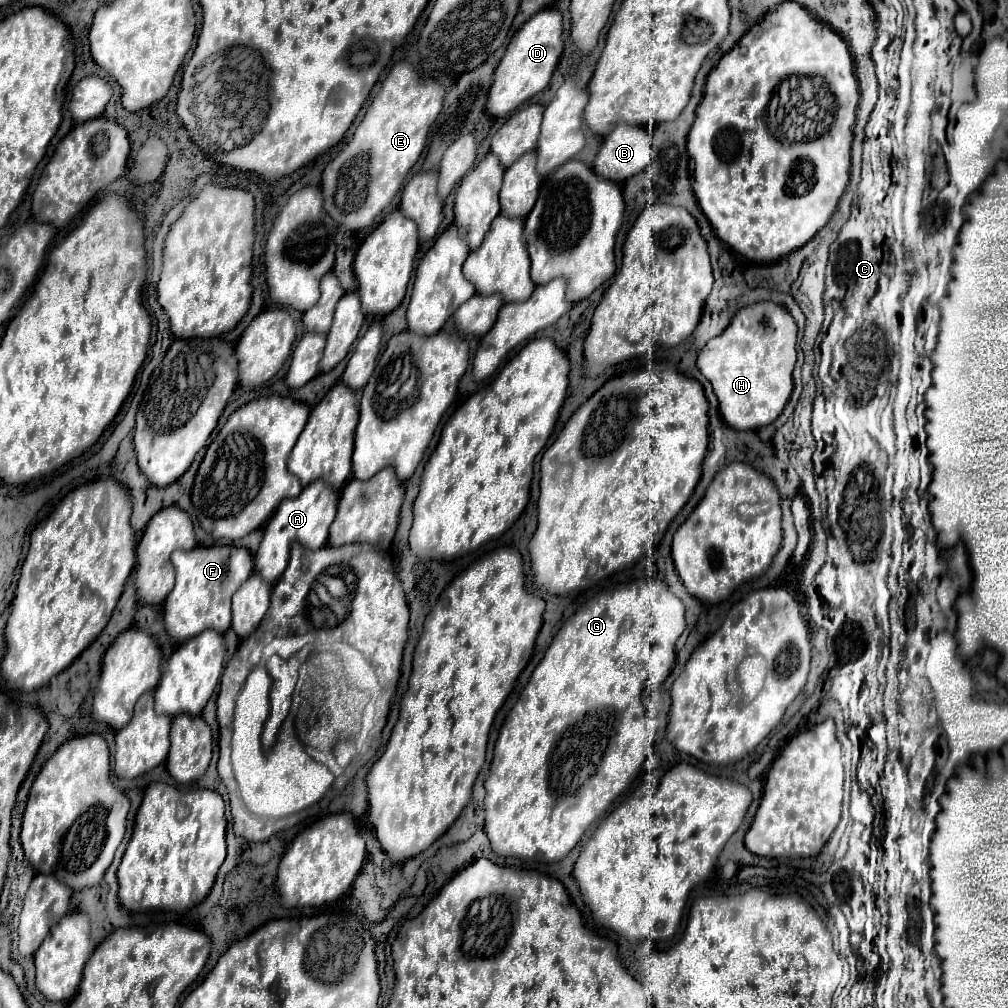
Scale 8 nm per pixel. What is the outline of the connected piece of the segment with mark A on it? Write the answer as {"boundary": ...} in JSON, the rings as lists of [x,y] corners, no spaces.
{"boundary":[[[316,479],[310,485],[306,485],[298,499],[284,499],[264,529],[264,539],[254,559],[258,573],[264,579],[270,579],[270,583],[276,583],[288,565],[288,551],[294,541],[310,547],[312,551],[324,547],[328,541],[328,529],[338,511],[338,501],[340,493],[326,485],[322,479]]]}

